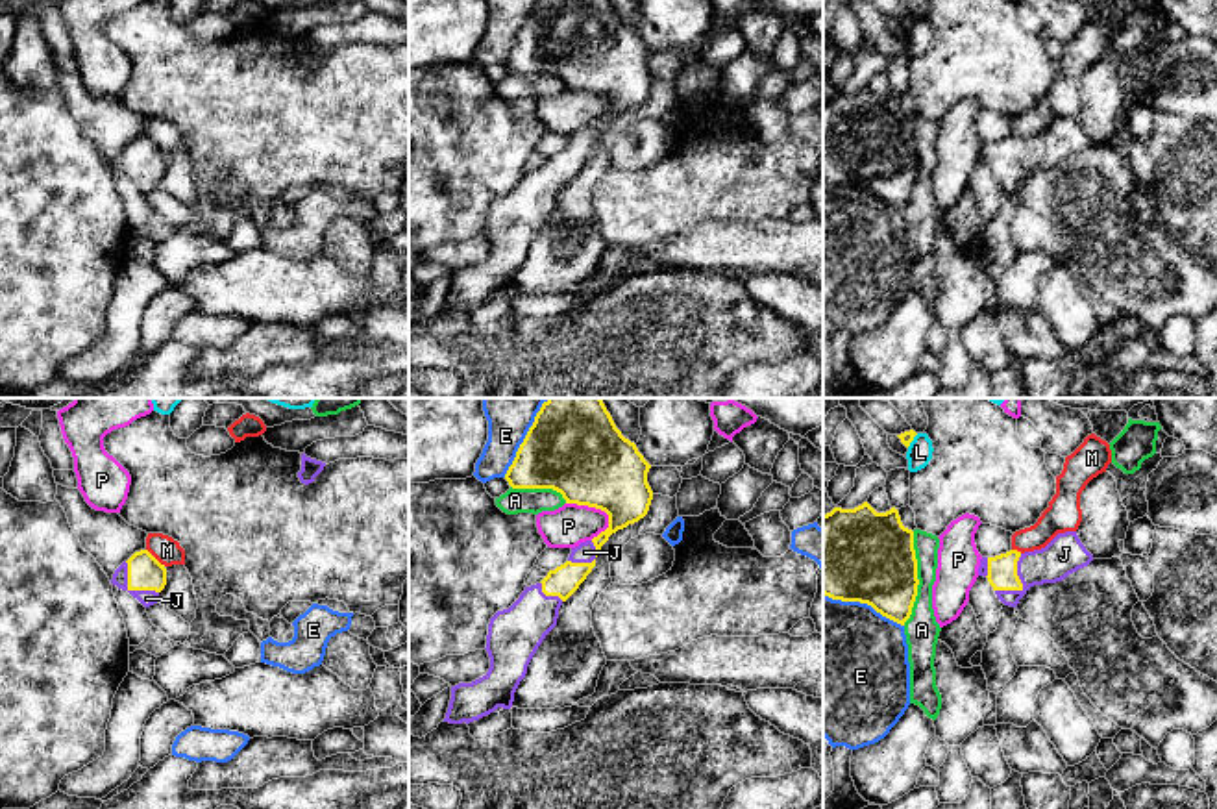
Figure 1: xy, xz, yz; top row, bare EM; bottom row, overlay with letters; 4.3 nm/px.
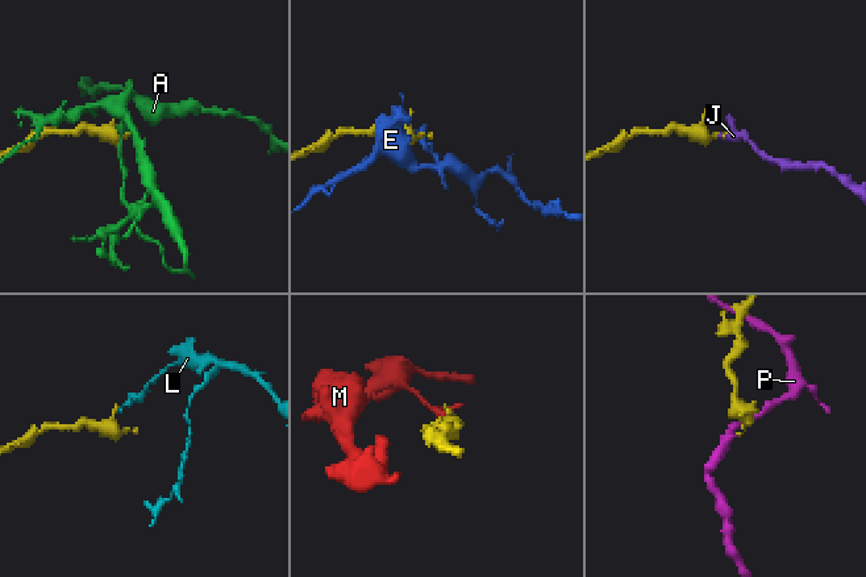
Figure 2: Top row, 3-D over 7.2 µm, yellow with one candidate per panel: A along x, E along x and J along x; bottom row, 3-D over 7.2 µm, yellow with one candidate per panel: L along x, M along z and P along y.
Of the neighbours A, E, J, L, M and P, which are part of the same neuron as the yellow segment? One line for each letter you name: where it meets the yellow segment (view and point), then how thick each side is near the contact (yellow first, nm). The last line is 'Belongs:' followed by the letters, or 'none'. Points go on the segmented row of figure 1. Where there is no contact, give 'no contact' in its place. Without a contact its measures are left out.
J: meets yellow in yz at (1021, 584); 130 nm thick on the yellow side, 170 nm on the other
Belongs: J

